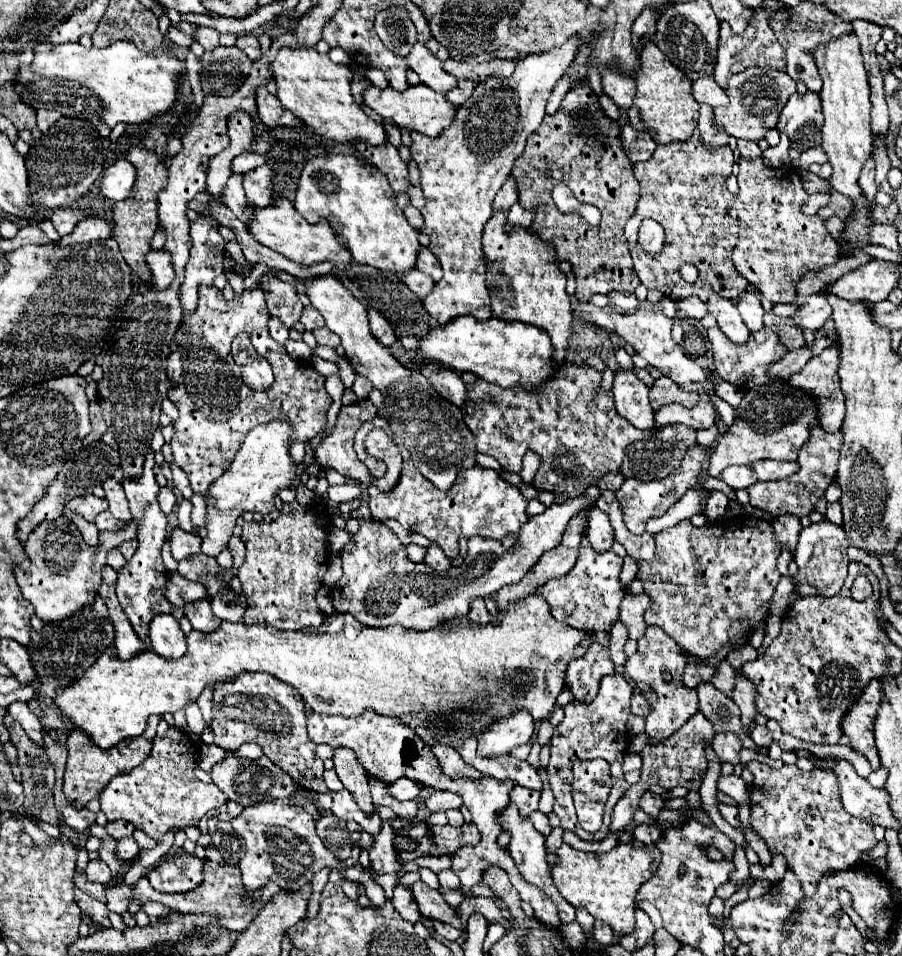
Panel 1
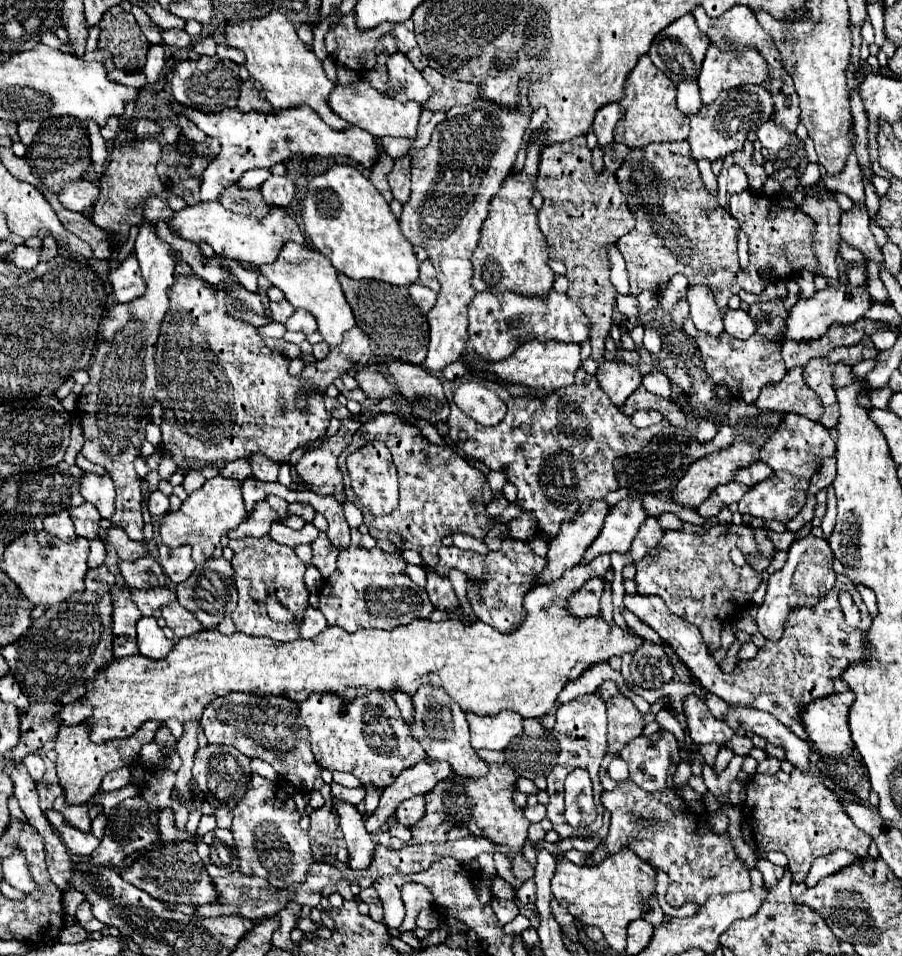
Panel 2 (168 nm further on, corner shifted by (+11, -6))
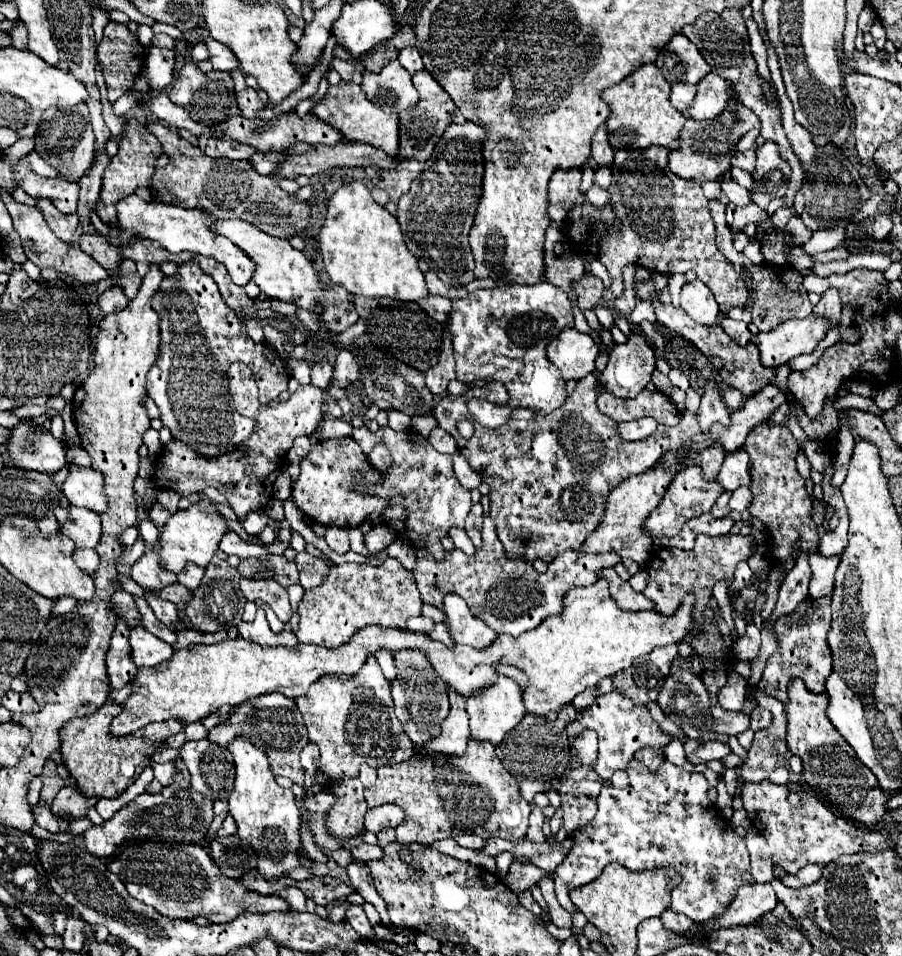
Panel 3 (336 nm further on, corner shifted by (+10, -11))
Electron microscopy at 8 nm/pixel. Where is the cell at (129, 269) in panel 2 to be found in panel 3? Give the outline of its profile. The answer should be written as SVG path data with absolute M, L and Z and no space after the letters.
M115 286L107 288L99 298L97 298L101 310L105 314L111 314L111 312L117 312L117 310L123 310L127 306L127 298L123 298L123 294L119 294L119 290L115 290Z

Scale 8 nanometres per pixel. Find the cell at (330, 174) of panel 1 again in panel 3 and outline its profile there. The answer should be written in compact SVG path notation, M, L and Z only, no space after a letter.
M363 182L341 186L329 200L327 218L319 234L319 248L329 278L351 294L401 302L419 302L429 296L419 262L401 238L397 218L371 198Z

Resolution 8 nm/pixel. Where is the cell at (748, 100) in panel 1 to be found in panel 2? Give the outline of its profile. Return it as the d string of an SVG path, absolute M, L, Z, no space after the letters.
M740 85L736 89L722 91L716 101L702 105L698 115L690 117L690 135L688 143L694 159L718 159L728 153L742 151L746 143L746 135L756 131L770 115L774 113L774 101L766 87L762 85Z

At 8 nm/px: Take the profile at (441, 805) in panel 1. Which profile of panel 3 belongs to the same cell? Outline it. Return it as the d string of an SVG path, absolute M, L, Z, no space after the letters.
M383 804L383 806L367 810L367 814L365 814L365 830L377 834L377 832L381 832L385 828L399 826L399 820L403 820L403 812L397 806Z

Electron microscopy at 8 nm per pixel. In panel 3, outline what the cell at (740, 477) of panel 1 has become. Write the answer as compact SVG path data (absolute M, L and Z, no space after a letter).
M747 486L737 488L737 490L733 492L731 500L729 500L729 508L731 508L731 510L739 510L739 512L743 512L743 510L749 508L751 500L753 500L753 494L751 494L751 490L749 490Z

